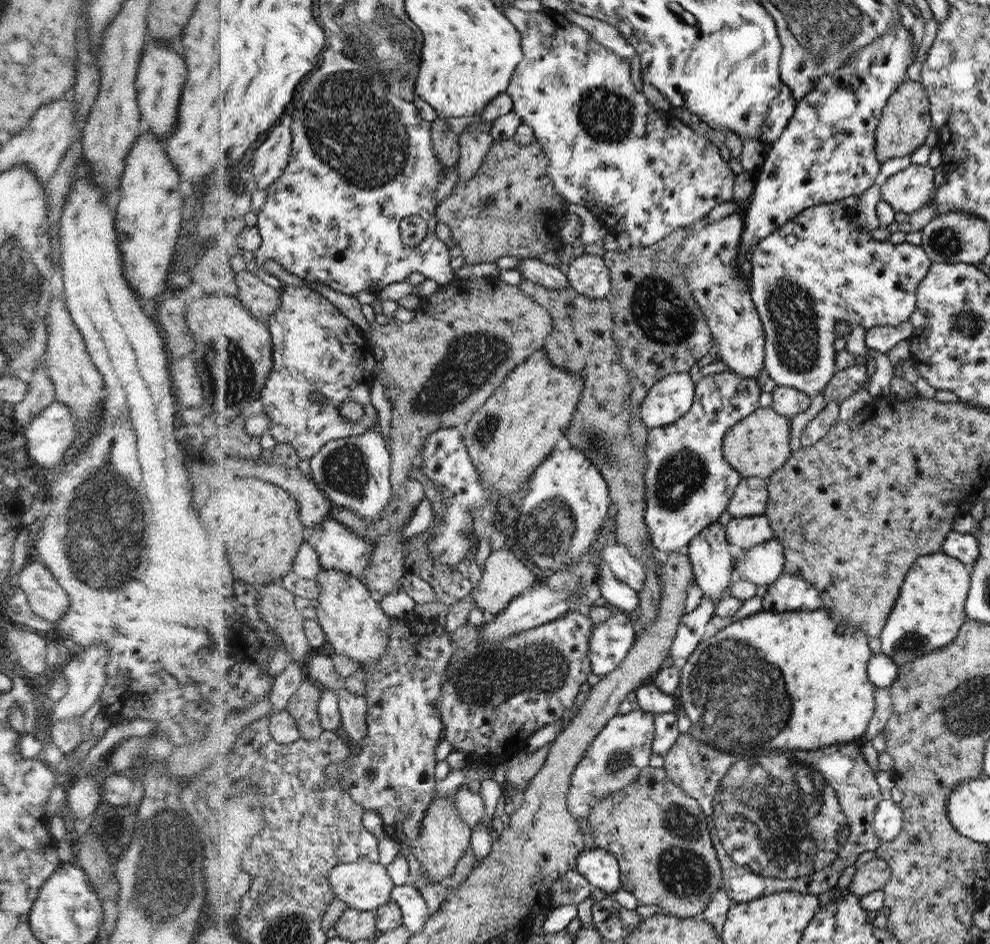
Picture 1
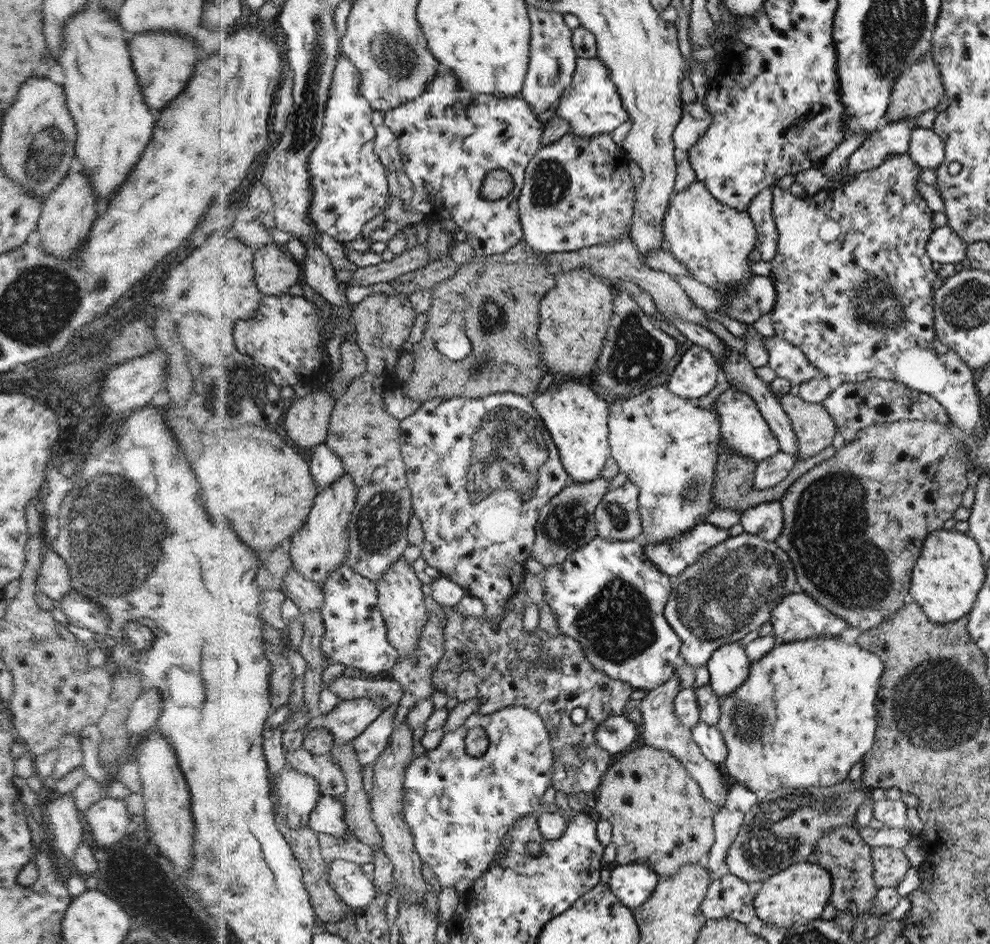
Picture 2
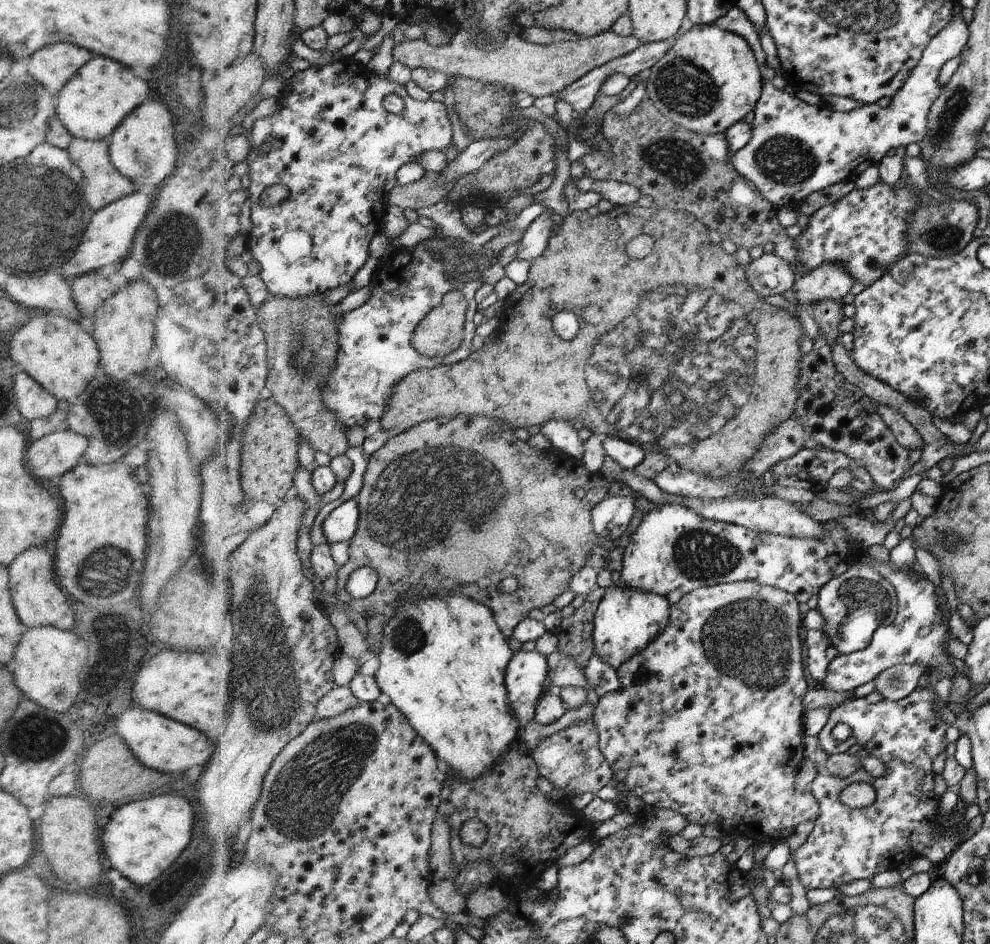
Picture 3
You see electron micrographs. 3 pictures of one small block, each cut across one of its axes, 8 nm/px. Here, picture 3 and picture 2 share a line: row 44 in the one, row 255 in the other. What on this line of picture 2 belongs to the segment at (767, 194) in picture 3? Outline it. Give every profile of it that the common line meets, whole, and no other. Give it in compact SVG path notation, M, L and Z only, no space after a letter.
M942 226L942 228L936 228L926 249L935 262L959 267L960 262L966 258L967 243L955 230Z

